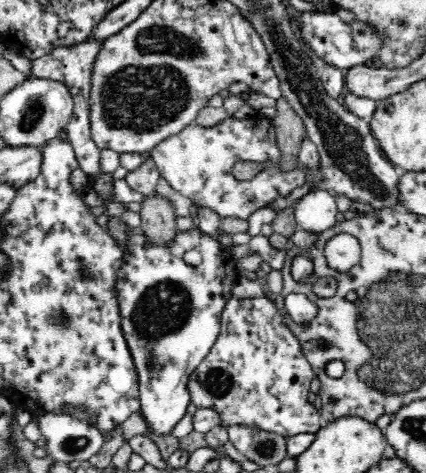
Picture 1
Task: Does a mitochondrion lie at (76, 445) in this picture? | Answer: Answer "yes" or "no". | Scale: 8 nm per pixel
yes

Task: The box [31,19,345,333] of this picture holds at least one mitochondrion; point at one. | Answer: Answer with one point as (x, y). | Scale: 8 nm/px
(149, 95)

